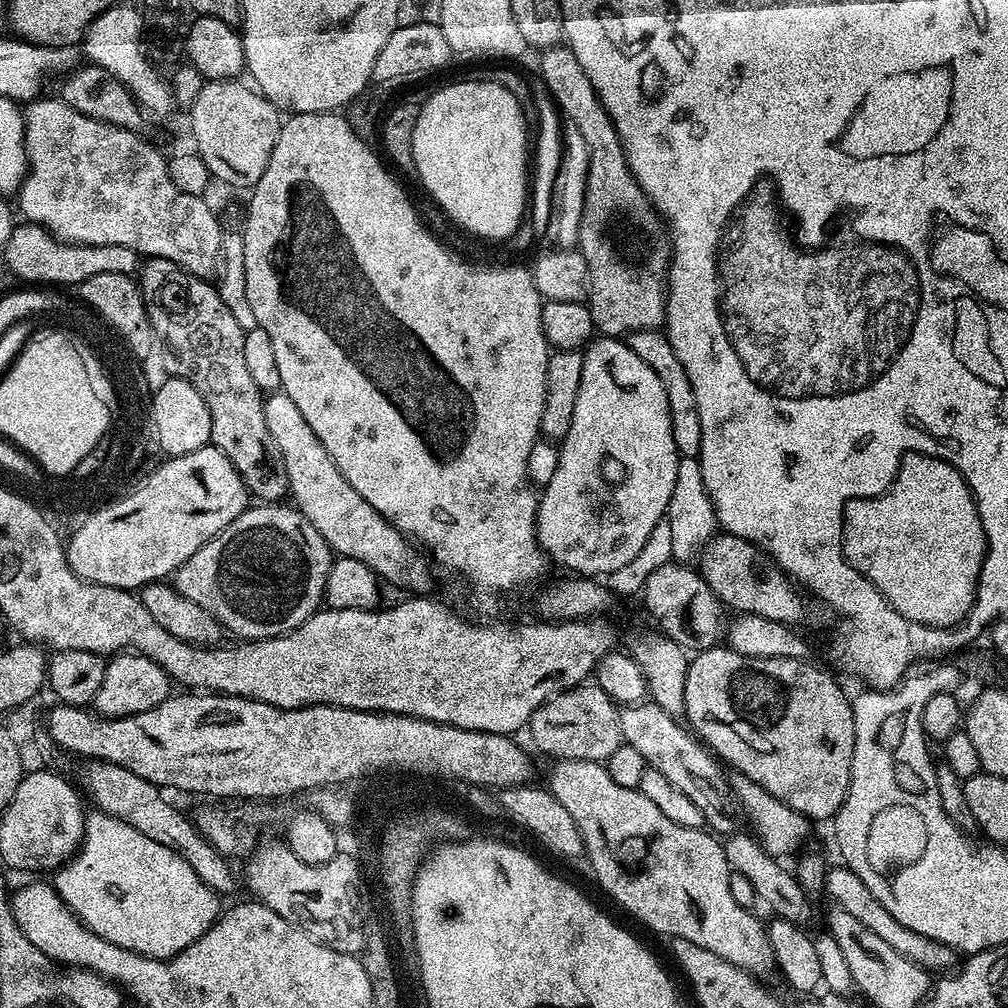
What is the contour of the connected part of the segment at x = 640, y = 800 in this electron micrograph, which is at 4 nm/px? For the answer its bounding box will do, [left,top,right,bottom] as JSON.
[546,760,774,978]

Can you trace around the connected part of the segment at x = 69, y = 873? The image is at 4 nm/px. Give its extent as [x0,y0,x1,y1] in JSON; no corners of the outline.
[55,810,222,960]

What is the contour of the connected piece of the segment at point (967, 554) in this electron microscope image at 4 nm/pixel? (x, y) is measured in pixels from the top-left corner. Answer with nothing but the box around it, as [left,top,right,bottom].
[840,456,992,632]

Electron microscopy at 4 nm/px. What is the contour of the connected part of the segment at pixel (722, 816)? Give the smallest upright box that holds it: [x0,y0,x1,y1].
[619,702,736,836]

